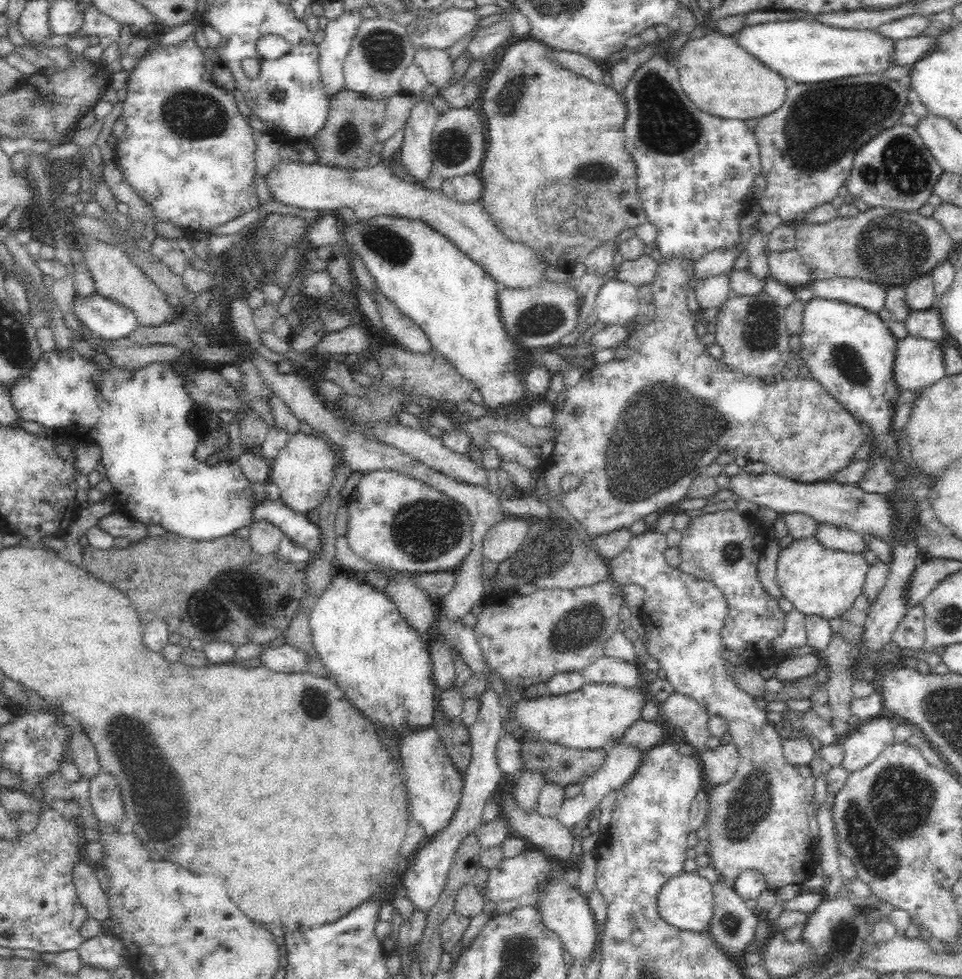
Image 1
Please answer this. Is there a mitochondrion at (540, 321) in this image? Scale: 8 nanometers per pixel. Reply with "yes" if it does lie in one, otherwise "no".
yes

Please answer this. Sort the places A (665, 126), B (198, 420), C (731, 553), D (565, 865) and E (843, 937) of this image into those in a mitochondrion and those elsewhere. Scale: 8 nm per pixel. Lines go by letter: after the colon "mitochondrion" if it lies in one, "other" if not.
A: mitochondrion
B: other
C: mitochondrion
D: other
E: mitochondrion

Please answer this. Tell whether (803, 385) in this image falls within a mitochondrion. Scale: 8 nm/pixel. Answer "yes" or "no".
no

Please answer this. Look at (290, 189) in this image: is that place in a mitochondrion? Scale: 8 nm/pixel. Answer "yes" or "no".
no

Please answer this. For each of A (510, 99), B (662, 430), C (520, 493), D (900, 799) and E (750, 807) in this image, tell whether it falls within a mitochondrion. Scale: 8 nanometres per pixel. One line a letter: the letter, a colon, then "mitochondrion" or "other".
A: mitochondrion
B: mitochondrion
C: other
D: mitochondrion
E: mitochondrion

